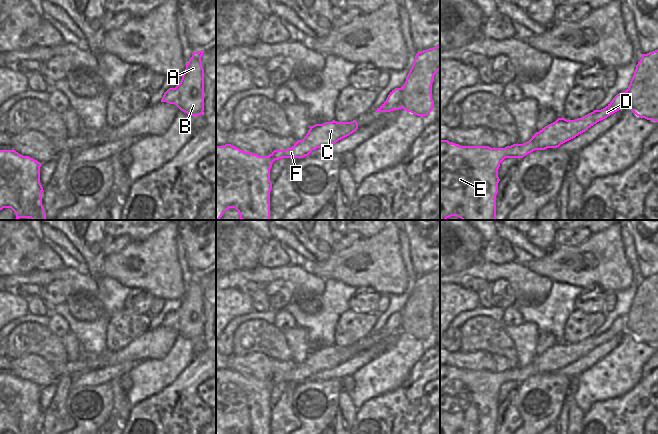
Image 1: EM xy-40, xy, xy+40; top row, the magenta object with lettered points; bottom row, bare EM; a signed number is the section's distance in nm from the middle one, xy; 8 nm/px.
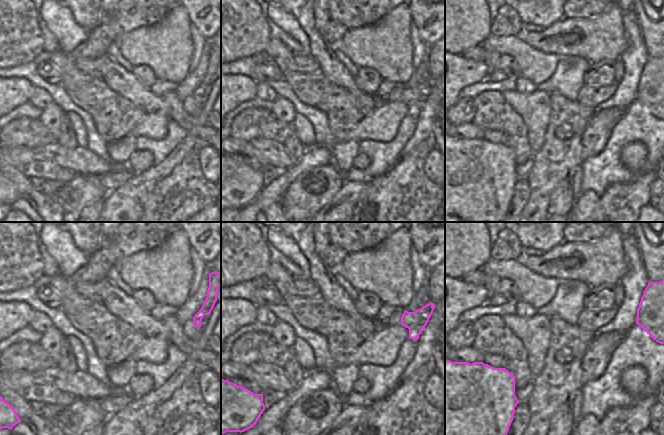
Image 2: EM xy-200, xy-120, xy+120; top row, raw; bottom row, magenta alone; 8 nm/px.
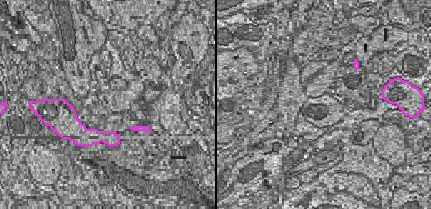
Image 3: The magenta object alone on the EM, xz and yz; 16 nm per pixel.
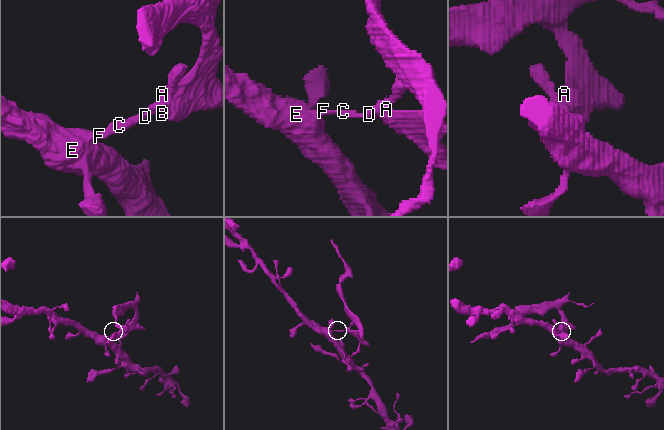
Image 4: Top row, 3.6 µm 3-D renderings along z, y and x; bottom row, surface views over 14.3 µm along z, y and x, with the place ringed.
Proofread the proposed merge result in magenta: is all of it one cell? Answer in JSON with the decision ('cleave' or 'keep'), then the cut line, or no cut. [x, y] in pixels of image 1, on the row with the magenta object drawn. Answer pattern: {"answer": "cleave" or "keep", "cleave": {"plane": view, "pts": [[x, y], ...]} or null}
{"answer": "cleave", "cleave": {"plane": "xy", "pts": [[302, 139], [306, 140], [312, 149]]}}

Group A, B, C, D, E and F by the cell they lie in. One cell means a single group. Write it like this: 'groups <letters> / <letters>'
groups A B C D / E F

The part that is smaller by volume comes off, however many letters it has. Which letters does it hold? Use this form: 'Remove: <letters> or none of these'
Remove: A, B, C, D

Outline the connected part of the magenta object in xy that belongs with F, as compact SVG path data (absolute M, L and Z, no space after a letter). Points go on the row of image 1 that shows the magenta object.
M298 140L291 148L274 150L269 156L259 156L251 152L245 152L231 144L216 146L216 220L229 209L235 208L241 220L270 220L270 169L275 160L281 158L303 158L312 151L312 145L305 140Z

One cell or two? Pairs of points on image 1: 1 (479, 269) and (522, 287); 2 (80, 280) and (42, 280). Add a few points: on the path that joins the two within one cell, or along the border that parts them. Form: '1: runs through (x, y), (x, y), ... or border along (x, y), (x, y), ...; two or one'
1: runs through (490, 271), (506, 271), (511, 276); one
2: runs through (71, 275), (51, 276); one

